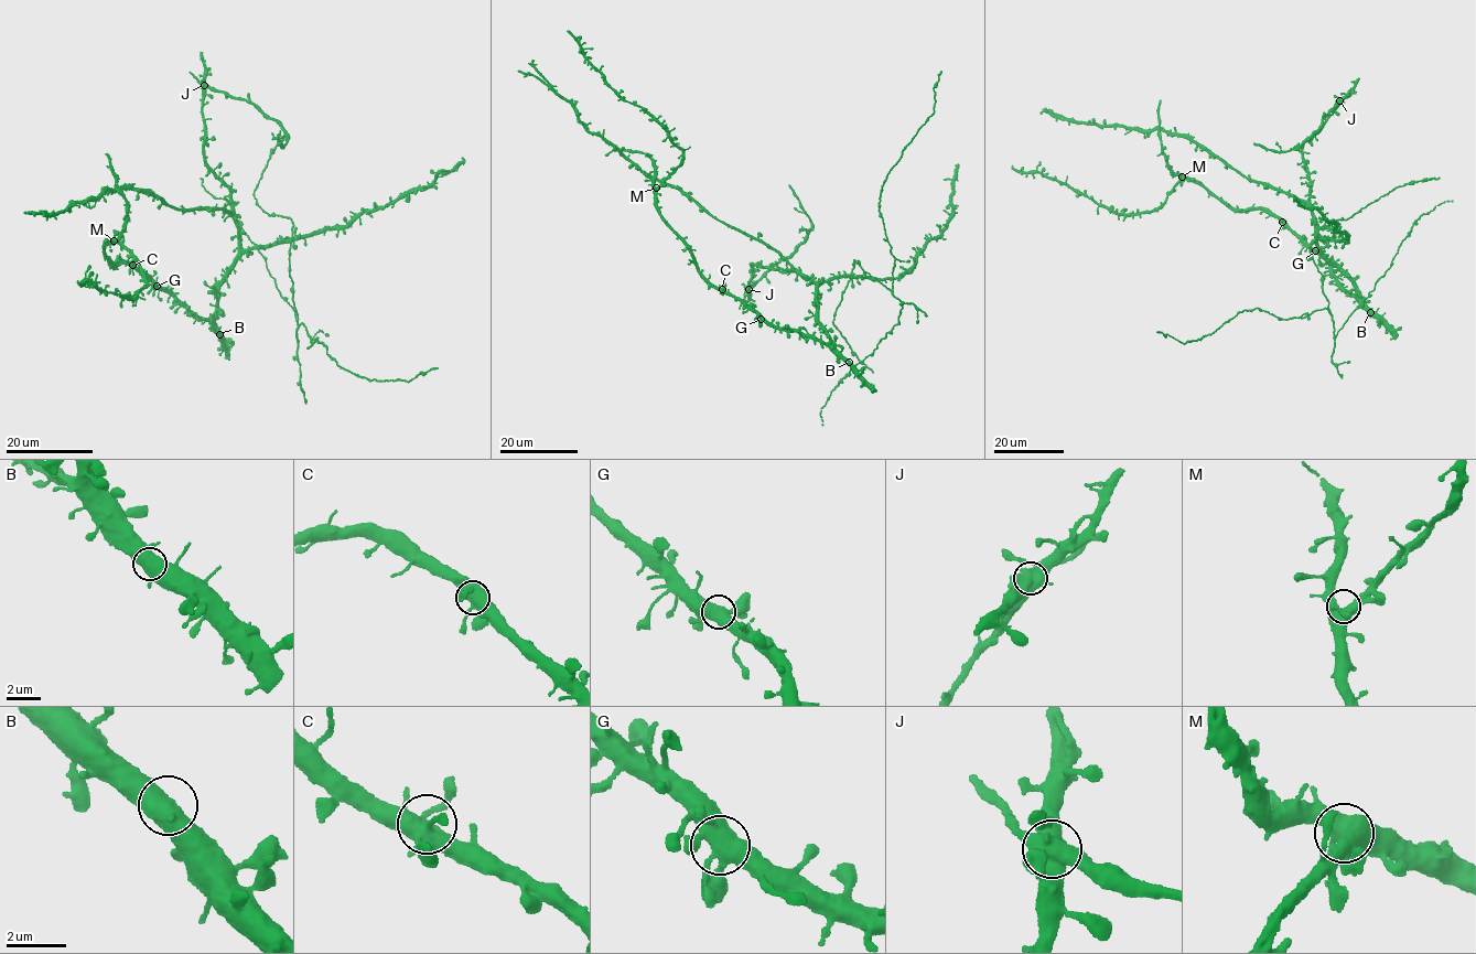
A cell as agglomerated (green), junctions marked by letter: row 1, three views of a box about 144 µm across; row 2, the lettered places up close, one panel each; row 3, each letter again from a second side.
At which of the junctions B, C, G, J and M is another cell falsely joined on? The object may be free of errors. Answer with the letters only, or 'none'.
J

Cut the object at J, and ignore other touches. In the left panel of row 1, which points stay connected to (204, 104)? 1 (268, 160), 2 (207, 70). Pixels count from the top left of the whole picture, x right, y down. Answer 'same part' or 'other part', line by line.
1: same part
2: same part

